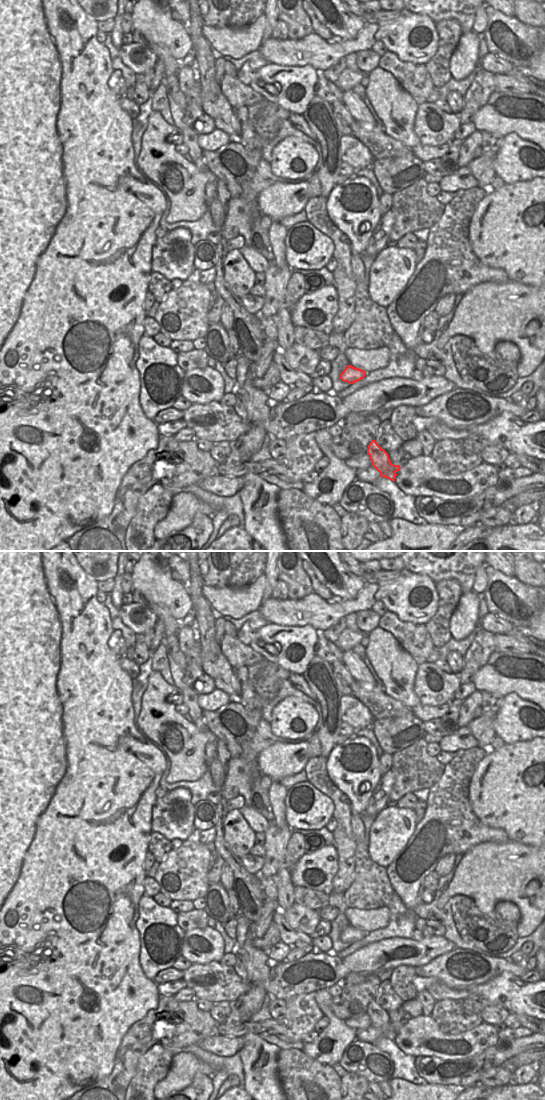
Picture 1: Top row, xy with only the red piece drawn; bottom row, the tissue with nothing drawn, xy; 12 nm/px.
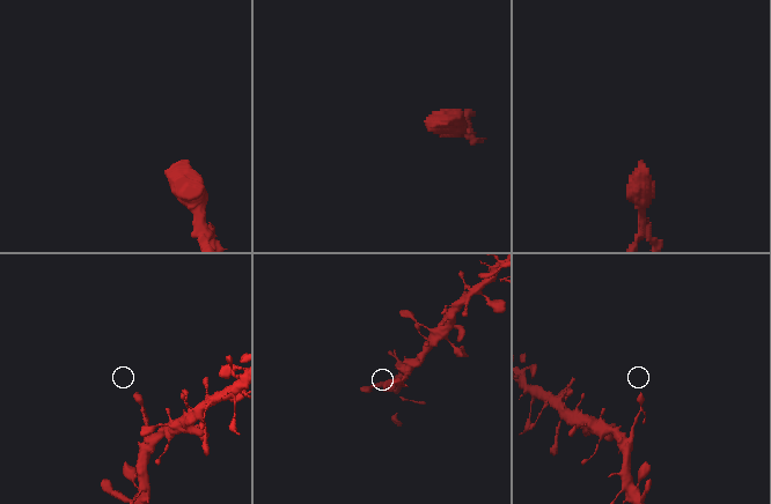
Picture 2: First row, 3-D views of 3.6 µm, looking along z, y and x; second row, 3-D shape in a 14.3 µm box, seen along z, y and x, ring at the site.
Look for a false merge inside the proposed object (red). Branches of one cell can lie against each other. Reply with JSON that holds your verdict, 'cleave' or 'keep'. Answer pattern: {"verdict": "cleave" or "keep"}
{"verdict": "cleave"}

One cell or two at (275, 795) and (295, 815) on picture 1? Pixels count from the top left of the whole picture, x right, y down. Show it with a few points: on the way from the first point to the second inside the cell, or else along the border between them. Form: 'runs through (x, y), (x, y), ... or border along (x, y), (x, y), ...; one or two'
border along (288, 790), (284, 802), (286, 824); two

